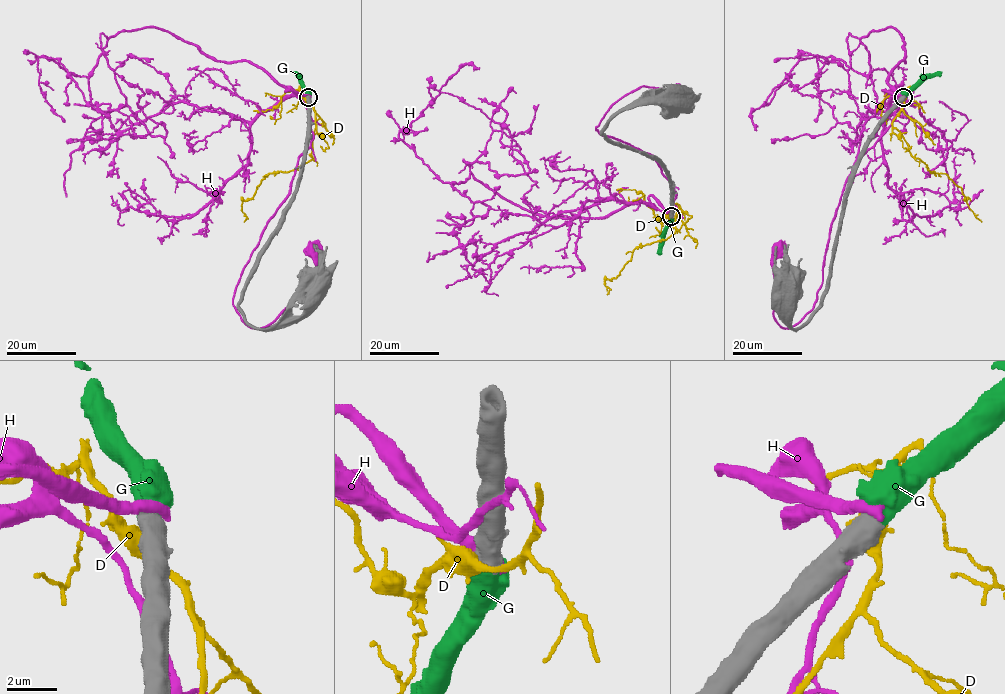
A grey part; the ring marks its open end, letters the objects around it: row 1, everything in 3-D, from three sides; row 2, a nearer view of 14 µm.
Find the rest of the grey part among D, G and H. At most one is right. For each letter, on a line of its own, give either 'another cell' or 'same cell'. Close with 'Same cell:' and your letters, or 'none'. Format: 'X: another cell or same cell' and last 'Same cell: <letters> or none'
D: another cell
G: same cell
H: another cell
Same cell: G

